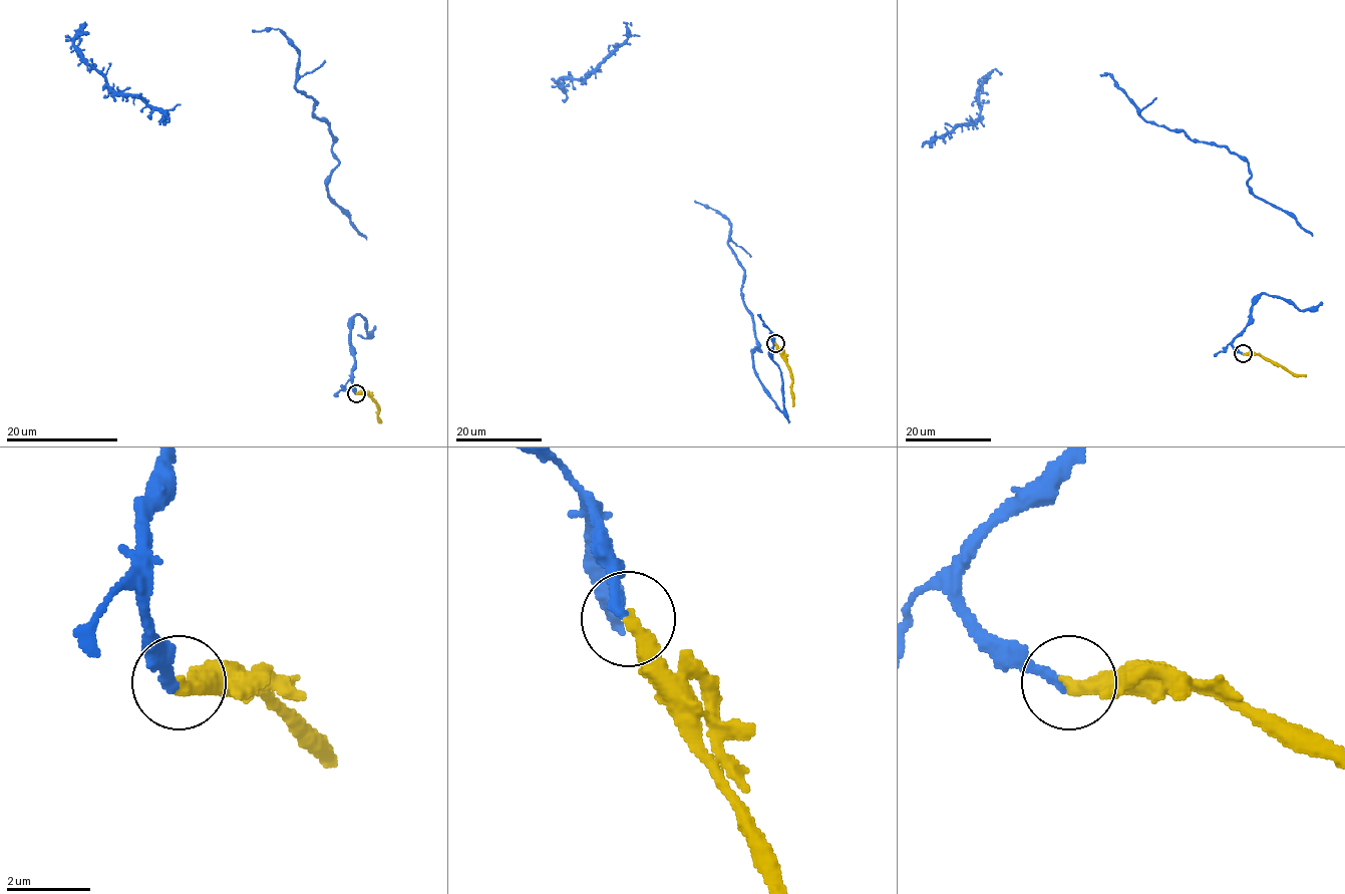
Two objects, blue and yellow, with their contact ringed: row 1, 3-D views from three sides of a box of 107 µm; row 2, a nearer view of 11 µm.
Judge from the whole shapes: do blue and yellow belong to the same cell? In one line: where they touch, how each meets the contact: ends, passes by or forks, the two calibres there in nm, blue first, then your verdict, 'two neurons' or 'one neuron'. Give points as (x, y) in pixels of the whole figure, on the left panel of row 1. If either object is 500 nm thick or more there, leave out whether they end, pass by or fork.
place (356, 393); blue ends; yellow ends; calibres 260 and 400 nm; one neuron

